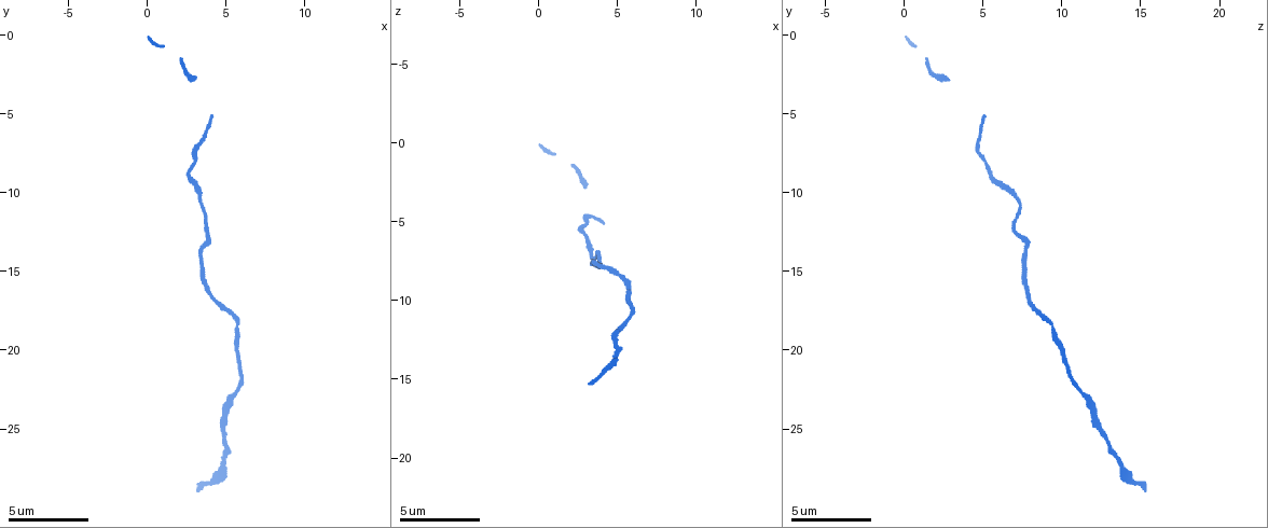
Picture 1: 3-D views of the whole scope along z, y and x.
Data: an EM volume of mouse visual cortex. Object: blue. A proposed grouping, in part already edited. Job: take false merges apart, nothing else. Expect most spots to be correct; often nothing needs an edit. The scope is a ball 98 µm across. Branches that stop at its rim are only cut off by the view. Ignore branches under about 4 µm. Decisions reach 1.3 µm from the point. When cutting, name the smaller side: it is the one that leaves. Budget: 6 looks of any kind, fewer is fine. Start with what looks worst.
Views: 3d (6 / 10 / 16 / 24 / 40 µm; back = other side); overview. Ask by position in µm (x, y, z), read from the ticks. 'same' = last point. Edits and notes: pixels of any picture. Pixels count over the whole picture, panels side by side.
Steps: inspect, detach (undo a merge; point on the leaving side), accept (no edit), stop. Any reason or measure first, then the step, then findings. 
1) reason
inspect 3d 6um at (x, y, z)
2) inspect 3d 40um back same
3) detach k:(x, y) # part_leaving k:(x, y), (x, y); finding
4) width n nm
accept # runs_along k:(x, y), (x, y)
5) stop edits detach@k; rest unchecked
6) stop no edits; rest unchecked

thick turns thin
inspect 3d 16um at (5.6, 22.8, 11.2)

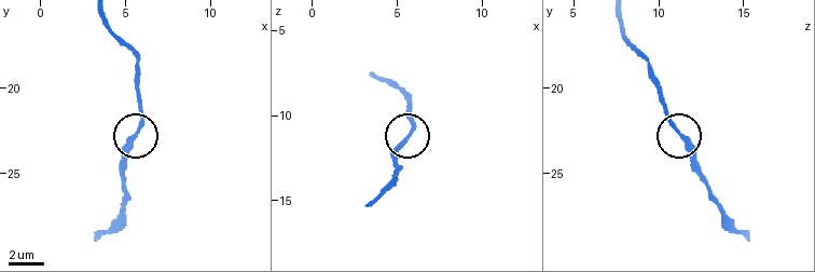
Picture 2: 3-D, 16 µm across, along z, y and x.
inspect 3d 16um back at (5.5, 22.8, 11.3)

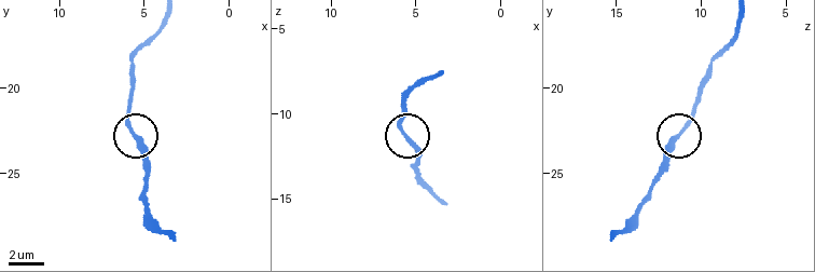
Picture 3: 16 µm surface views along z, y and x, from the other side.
width 220 nm
accept # runs_along 3:(166, 19), (133, 64), (128, 124), (149, 171); continuous, no second neuron

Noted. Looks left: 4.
sudden change in width
inspect 3d 16um at (5.0, 26.6, 13.2)

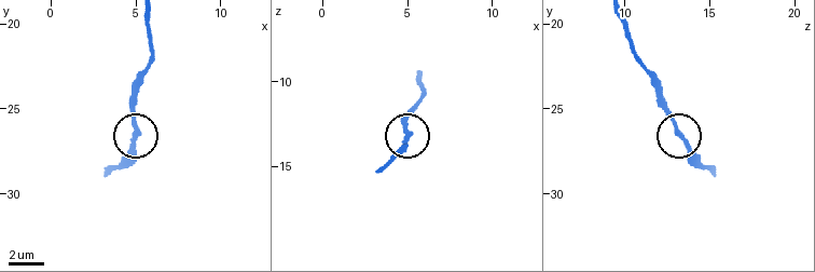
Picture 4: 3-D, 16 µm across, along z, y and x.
width 240 nm
accept # runs_along 4:(146, 21), (150, 59), (133, 112), (136, 138), (109, 172); one neuron here

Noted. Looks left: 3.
inspect 3d 10um at (3.4, 14.0, 7.6)

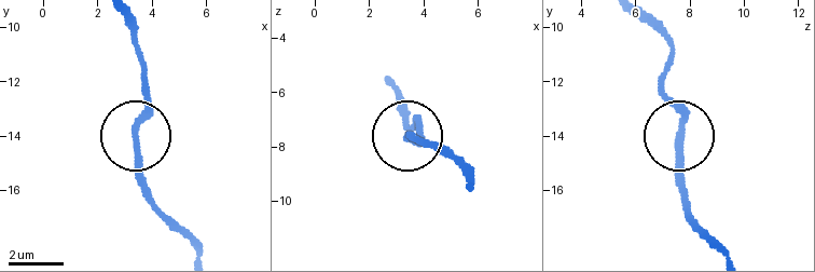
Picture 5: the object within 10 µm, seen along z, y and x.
inspect 3d 10um back at (3.4, 14.0, 7.7)

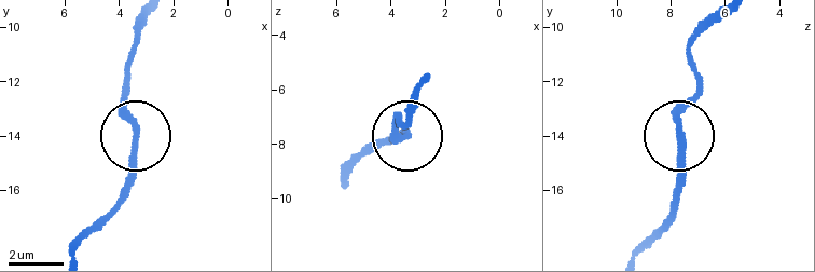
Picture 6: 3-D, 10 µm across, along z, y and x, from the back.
accept # runs_along 6:(680, 134), (676, 202); all the same neuron

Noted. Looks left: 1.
stop no edits; rest unchecked

